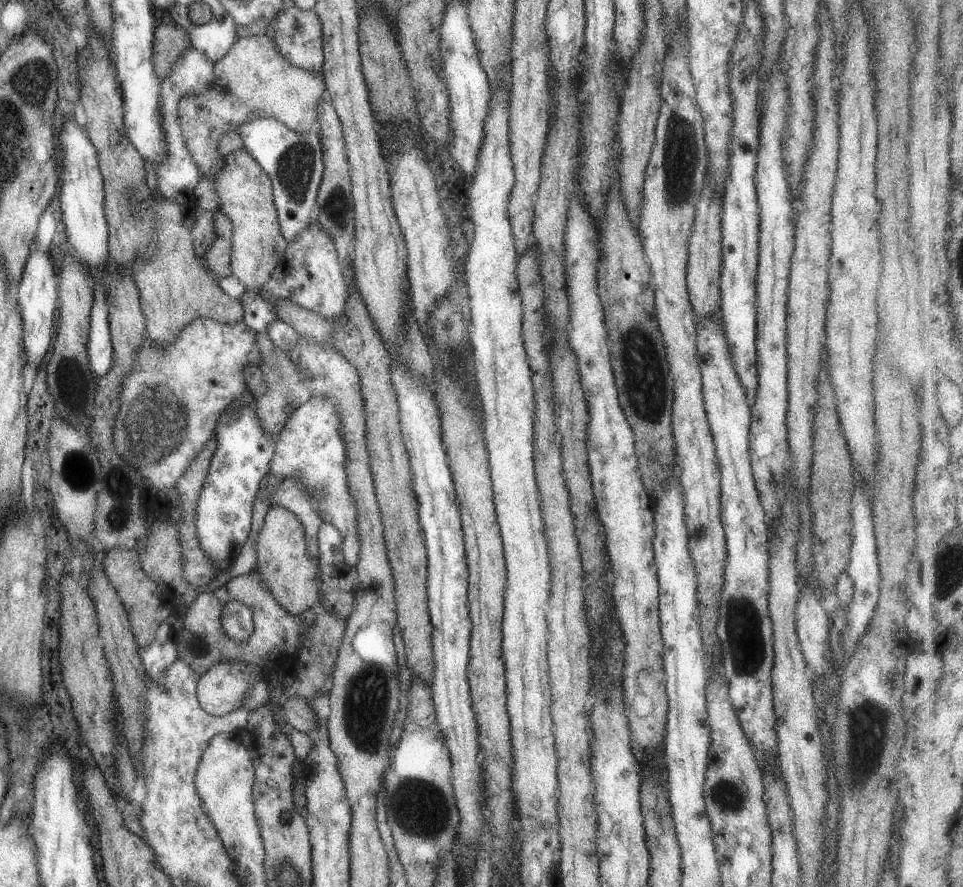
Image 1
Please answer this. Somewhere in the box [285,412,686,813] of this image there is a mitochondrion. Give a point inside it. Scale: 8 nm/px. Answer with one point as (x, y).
(366, 700)

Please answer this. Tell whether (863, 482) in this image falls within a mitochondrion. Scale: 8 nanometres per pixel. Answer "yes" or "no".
no

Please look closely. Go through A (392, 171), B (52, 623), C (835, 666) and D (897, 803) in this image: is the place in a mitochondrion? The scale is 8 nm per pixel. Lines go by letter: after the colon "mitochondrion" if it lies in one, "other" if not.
A: other
B: other
C: other
D: other

